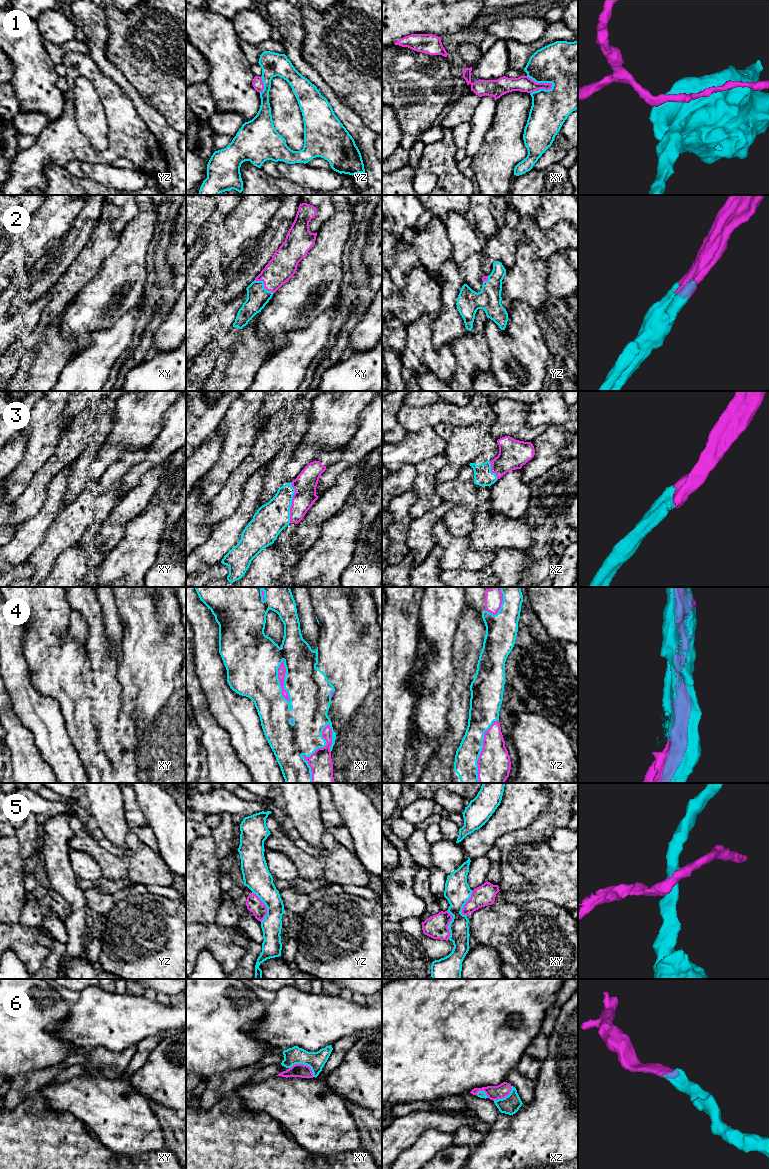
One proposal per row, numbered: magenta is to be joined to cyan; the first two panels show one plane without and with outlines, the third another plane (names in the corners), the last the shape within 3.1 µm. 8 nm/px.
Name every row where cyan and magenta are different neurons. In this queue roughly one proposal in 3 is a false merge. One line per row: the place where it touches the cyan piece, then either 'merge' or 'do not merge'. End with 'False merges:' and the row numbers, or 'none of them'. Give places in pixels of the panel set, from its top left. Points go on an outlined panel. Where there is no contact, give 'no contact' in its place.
1: contact xy (541, 82); do not merge
2: contact xy (263, 285); merge
3: contact xy (291, 502); merge
4: contact xy (313, 752); do not merge
5: contact yz (266, 906); do not merge
6: contact xy (304, 1064); merge
False merges: 1, 4, 5

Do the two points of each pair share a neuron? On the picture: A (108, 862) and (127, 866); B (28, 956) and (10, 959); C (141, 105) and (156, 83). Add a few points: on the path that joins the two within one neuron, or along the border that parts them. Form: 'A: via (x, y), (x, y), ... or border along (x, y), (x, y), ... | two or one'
A: via (113, 866), (122, 866) | one
B: border along (10, 948), (27, 968) | two
C: border along (128, 83), (148, 104), (162, 115) | two

